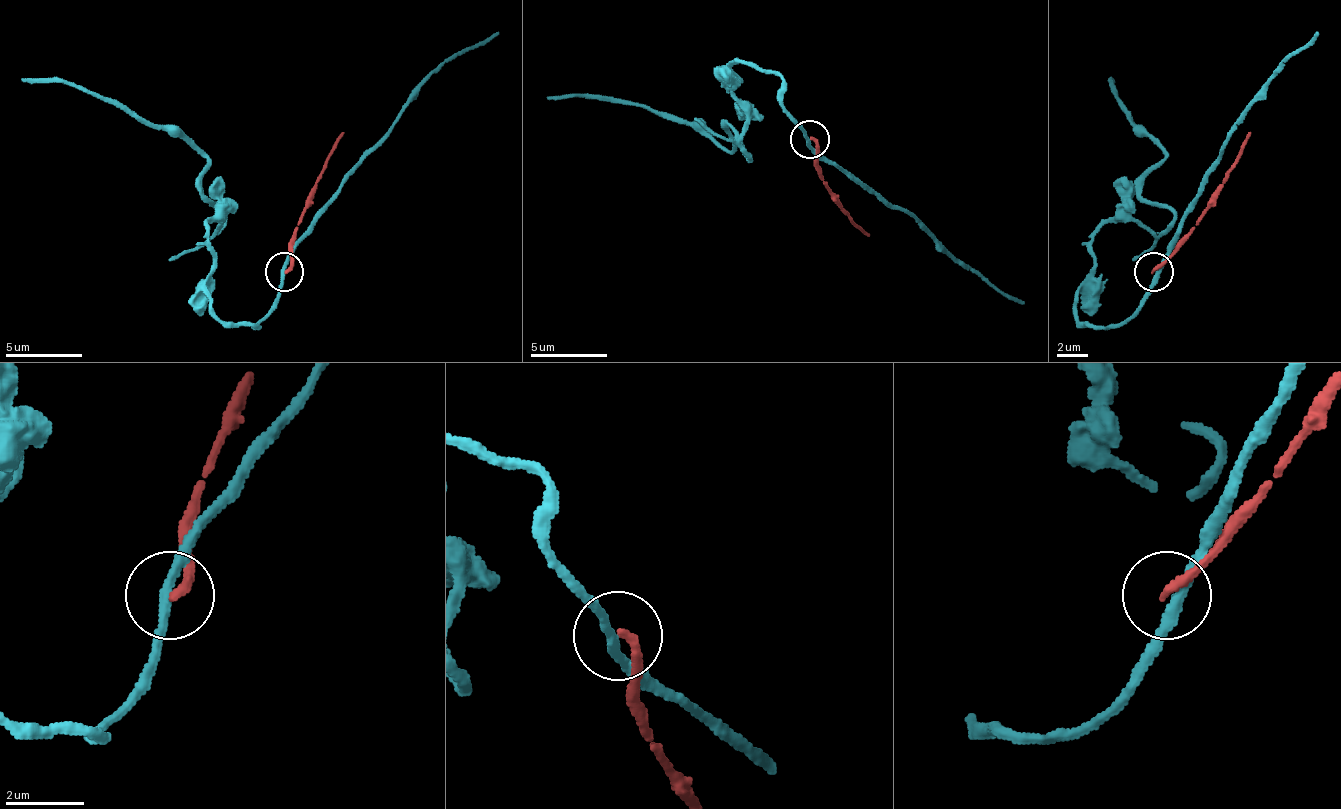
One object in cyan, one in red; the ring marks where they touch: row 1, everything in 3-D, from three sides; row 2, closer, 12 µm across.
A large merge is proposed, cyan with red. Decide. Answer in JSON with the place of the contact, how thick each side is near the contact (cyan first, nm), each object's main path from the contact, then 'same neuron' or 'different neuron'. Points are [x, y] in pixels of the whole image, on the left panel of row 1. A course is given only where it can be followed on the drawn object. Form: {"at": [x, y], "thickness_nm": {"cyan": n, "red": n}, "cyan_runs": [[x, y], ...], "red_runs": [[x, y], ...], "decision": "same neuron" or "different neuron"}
{"at": [284, 271], "thickness_nm": {"cyan": 240, "red": 220}, "cyan_runs": [[285, 270], [258, 324], [219, 317], [204, 158], [73, 85], [22, 77]], "red_runs": [[285, 270], [293, 232], [343, 131]], "decision": "different neuron"}

